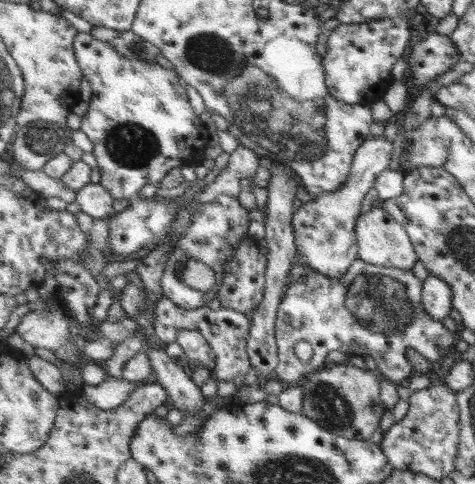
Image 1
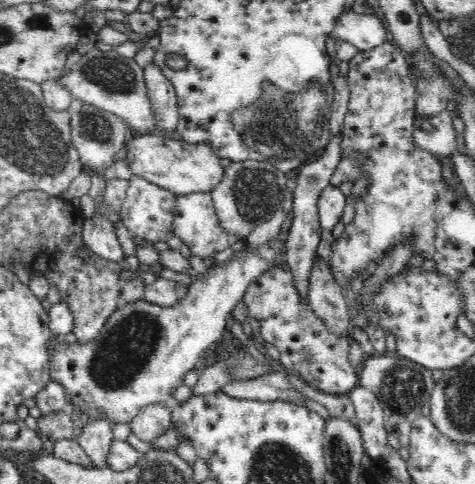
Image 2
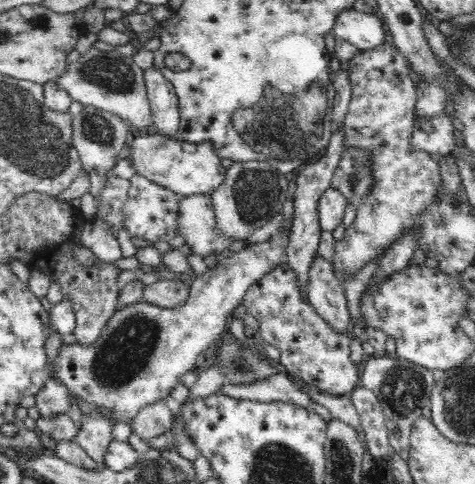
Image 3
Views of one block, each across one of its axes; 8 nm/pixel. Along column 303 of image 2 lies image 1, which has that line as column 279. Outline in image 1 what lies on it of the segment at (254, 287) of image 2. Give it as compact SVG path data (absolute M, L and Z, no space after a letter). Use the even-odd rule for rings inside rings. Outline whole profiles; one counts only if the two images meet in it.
M357 258L341 278L329 278L305 264L295 264L289 278L277 316L281 362L275 370L275 378L283 380L287 386L303 384L305 376L327 368L327 354L331 350L339 350L347 356L371 356L377 362L381 378L397 384L407 384L415 376L407 350L417 350L431 362L441 362L441 358L451 352L455 334L445 330L441 320L425 310L425 282L421 282L411 270L367 264ZM299 340L309 342L313 348L313 356L307 364L295 354L295 344Z

